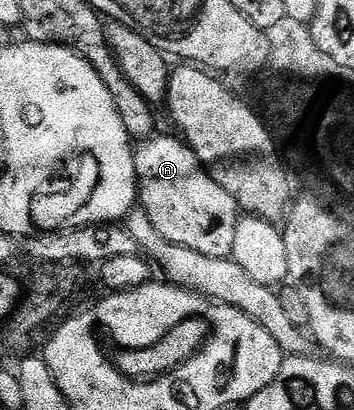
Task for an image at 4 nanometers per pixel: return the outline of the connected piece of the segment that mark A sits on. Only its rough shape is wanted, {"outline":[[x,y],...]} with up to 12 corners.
{"outline":[[186,142],[134,152],[165,241],[231,258],[240,209]]}

